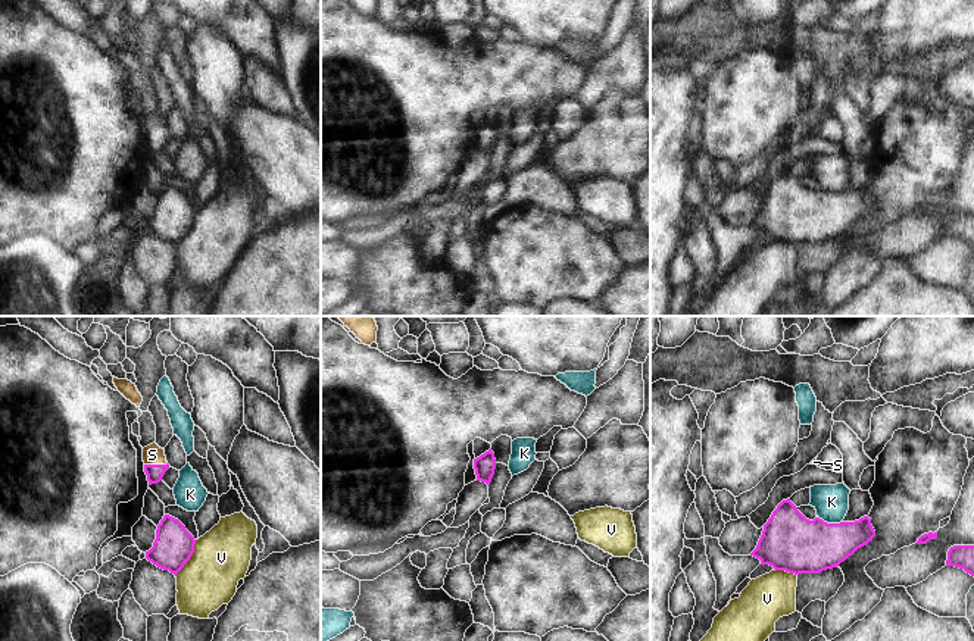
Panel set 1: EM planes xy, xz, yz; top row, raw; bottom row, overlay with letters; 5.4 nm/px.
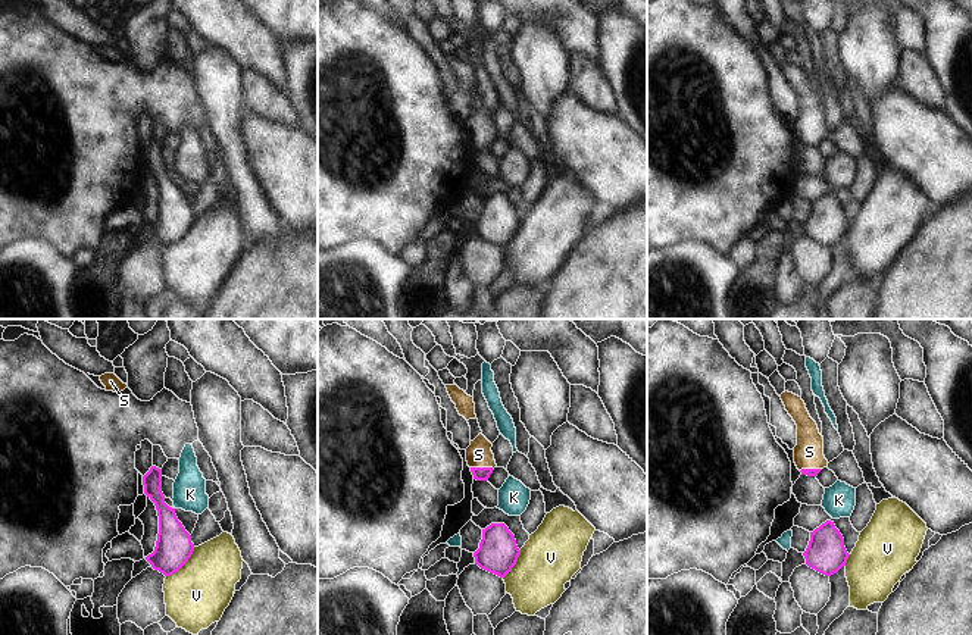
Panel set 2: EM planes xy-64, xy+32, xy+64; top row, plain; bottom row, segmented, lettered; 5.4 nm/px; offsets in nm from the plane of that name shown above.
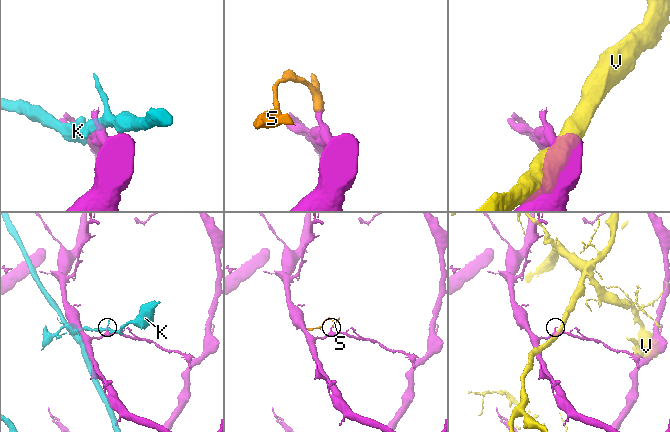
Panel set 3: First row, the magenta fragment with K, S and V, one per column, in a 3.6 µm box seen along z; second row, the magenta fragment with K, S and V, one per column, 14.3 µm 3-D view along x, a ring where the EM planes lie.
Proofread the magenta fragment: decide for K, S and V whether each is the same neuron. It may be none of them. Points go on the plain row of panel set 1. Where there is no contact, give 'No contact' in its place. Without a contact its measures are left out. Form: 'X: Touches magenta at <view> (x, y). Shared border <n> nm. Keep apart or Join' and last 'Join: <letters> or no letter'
K: Touches magenta at yz (830, 194). Shared border 140 nm. Keep apart
S: Touches magenta at xy (155, 135). Shared border 130 nm. Join
V: Touches magenta at xy (190, 227). Shared border 240 nm. Keep apart
Join: S

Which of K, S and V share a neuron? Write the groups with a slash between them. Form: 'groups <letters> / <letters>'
groups K / S / V

